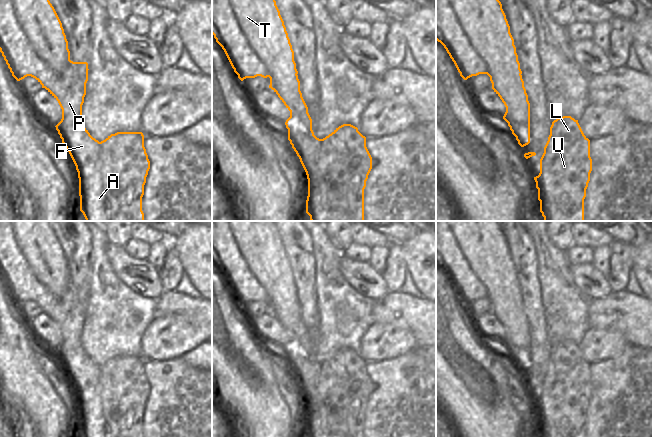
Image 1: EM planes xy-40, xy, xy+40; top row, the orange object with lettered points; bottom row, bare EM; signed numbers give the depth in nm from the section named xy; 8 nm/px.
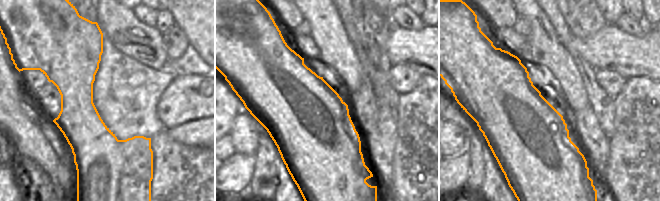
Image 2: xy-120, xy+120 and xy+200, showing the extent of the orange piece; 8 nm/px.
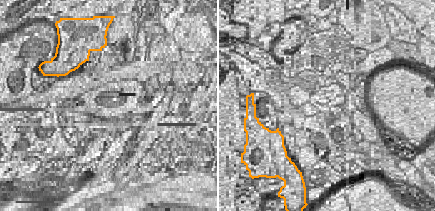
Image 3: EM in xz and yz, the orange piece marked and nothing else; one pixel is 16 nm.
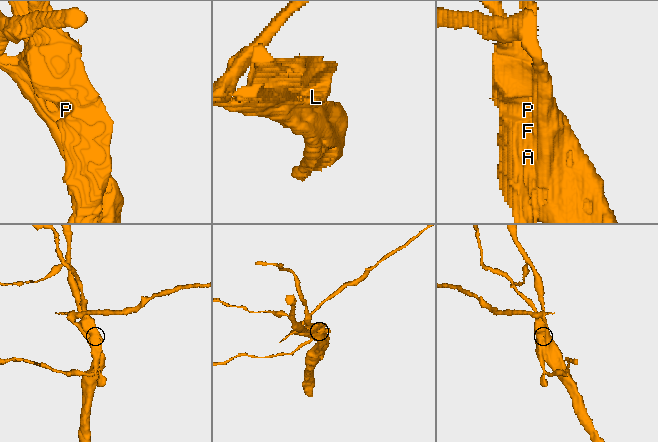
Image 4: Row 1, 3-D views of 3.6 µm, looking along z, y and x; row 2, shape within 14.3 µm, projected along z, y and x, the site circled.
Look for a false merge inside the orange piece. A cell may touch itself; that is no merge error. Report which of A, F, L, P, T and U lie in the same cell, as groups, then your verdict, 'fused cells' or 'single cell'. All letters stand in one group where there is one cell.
A F L P U / T | fused cells

